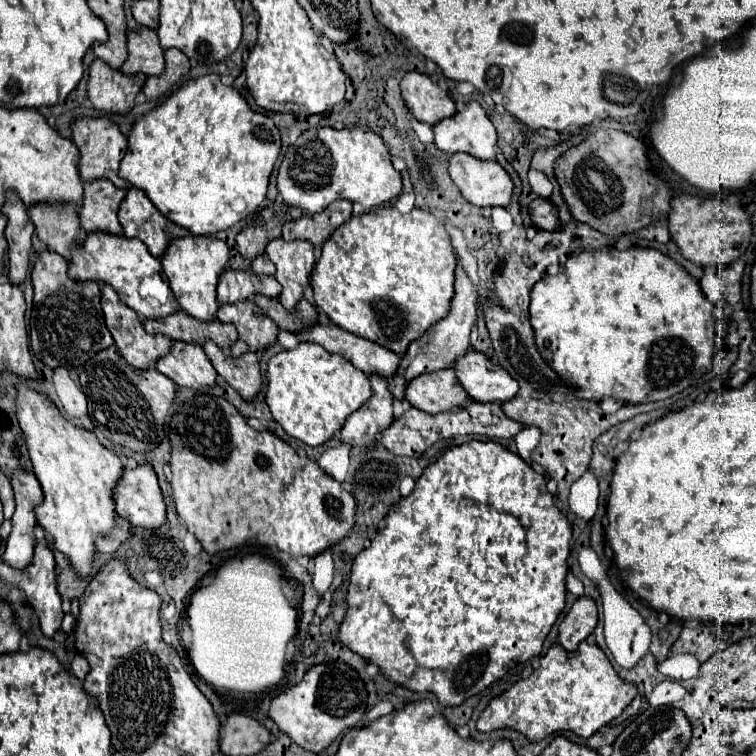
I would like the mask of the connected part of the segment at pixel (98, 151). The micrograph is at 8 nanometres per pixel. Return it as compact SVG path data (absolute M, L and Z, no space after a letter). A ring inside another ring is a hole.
M104 116L102 118L78 118L72 124L72 140L80 150L80 178L84 182L106 178L118 188L130 188L130 184L118 176L118 166L126 154L128 140L116 124L112 124Z

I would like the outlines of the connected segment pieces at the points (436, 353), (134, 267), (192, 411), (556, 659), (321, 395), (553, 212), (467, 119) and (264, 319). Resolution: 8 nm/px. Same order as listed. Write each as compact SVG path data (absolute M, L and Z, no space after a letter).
M460 266L456 268L454 290L456 290L456 294L452 298L450 314L444 320L440 320L438 324L434 324L432 328L428 328L428 332L420 340L416 340L416 342L412 342L408 346L408 352L402 358L400 366L398 366L398 372L392 378L392 382L390 382L390 392L392 392L394 400L404 400L404 392L406 392L410 380L414 380L416 376L420 376L424 372L436 372L436 370L444 370L444 368L454 368L456 360L466 354L466 350L470 346L470 332L472 332L474 324L476 324L476 298L478 298L478 294L472 288L468 276L464 274L464 270Z
M102 232L88 234L86 242L76 252L72 252L72 260L70 260L70 268L68 268L68 276L76 282L94 280L94 282L110 284L118 292L120 300L126 306L130 306L140 318L152 318L152 320L162 320L162 318L180 310L178 300L174 300L174 298L168 298L168 302L162 304L158 300L148 300L148 298L142 298L138 294L140 280L146 276L160 274L160 272L162 272L160 260L156 260L148 252L148 248L144 248L142 240L126 238L126 236L114 236L114 234L102 234Z
M200 392L190 402L186 402L180 410L176 410L176 414L170 420L170 444L172 444L172 460L170 460L172 478L170 478L170 482L172 482L172 490L174 490L176 512L184 520L188 532L192 532L198 538L198 542L204 546L204 550L208 554L218 554L218 552L224 552L224 550L238 548L244 546L244 544L247 545L248 542L253 542L253 545L262 545L268 548L276 546L278 550L290 554L292 558L300 558L300 556L314 558L320 552L330 550L344 536L348 536L354 528L354 522L356 522L356 500L354 500L354 496L350 492L346 492L340 482L336 482L332 476L328 476L318 466L318 462L298 456L296 450L290 444L286 444L284 440L280 440L278 436L274 436L270 432L258 432L256 428L248 426L246 420L242 418L242 414L238 414L238 410L230 402L226 402L224 398L218 398L218 396L208 394L208 392Z
M584 640L572 652L560 644L554 644L546 656L540 658L538 668L534 668L526 680L518 680L510 690L490 700L476 726L482 732L514 728L532 742L544 740L546 736L562 730L572 730L578 736L588 738L618 718L622 710L636 698L636 694L636 684L626 682L616 674L608 656L598 644Z
M302 342L294 350L284 350L268 362L268 390L266 402L274 420L292 438L302 440L308 446L320 446L328 442L346 422L372 396L368 374L352 368L352 364L326 348Z
M536 198L530 204L530 214L532 214L532 222L536 228L542 228L542 230L558 230L560 228L558 208L546 198Z
M470 102L462 112L436 124L434 144L448 154L466 152L480 160L496 160L498 132L484 108Z
M250 300L226 304L218 310L220 322L230 322L238 330L238 342L232 346L232 356L240 358L246 352L266 350L278 342L278 326Z

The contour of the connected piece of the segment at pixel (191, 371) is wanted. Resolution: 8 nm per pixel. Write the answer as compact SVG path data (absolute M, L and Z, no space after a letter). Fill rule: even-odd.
M174 342L168 356L160 358L156 368L182 388L212 388L216 386L218 372L206 358L200 344Z

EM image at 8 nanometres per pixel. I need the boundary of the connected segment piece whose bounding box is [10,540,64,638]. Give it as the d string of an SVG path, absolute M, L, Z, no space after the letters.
M46 540L36 544L32 564L18 572L12 568L12 582L24 590L30 604L34 604L36 614L40 618L40 630L46 638L52 638L54 632L60 628L64 612L60 606L60 594L56 588L56 562L54 554L48 548Z

